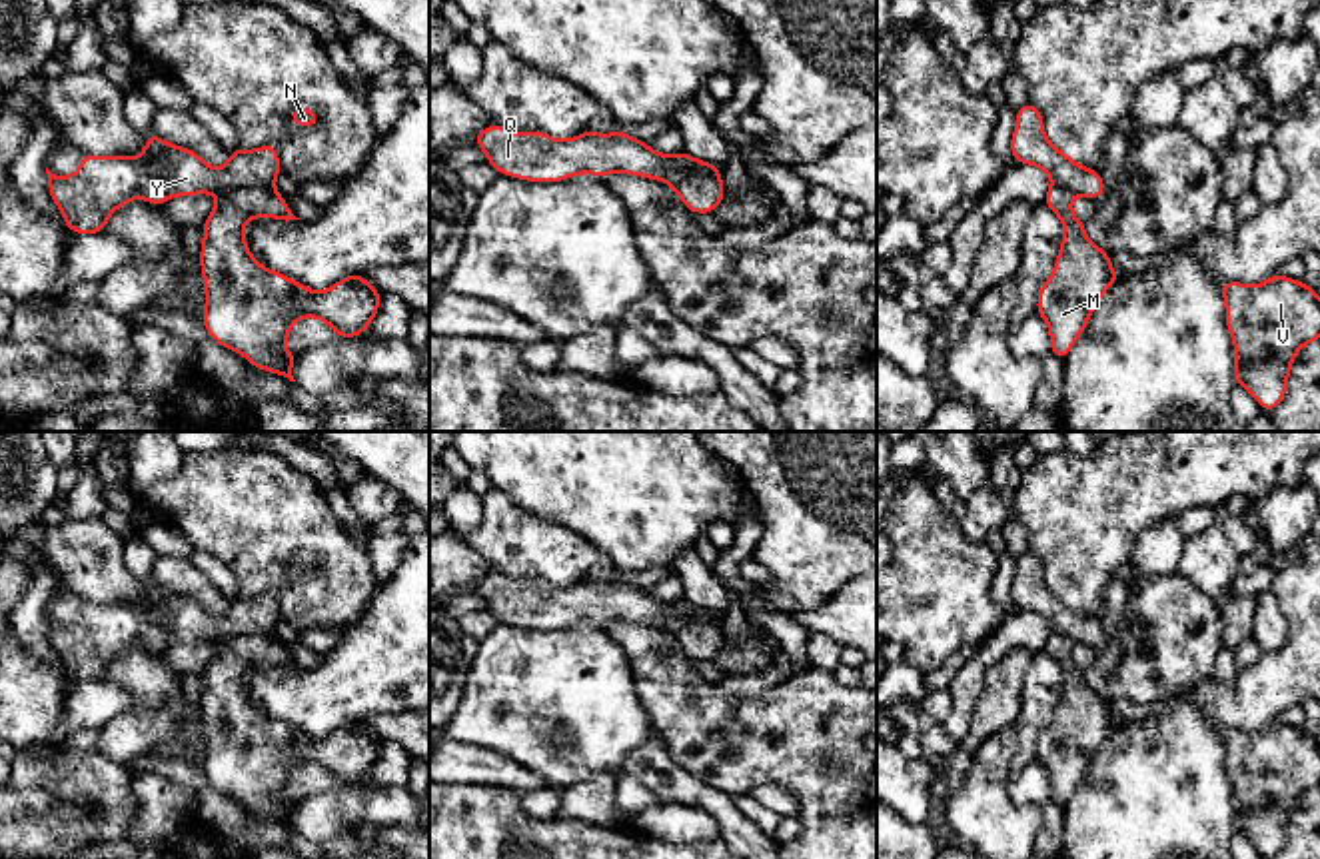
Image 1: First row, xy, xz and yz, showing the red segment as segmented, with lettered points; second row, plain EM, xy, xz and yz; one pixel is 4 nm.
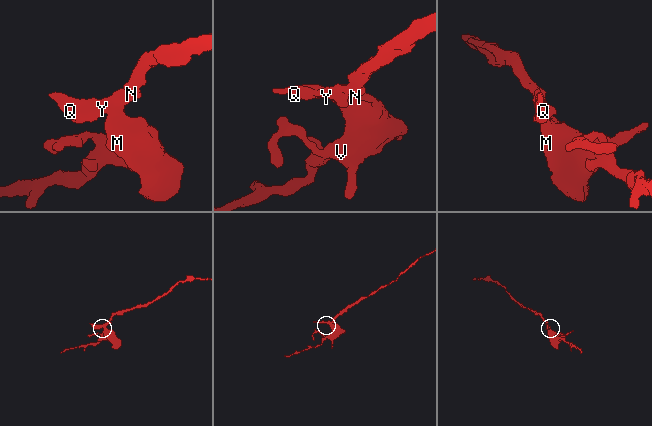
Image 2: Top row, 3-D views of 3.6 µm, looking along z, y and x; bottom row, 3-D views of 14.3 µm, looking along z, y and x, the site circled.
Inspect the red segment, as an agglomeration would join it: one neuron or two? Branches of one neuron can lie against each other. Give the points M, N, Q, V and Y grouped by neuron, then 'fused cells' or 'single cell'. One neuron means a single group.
M V / N Q Y | fused cells

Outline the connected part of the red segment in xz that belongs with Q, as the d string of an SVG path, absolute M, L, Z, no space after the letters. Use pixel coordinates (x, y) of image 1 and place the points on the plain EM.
M489 571L475 585L487 609L501 621L529 629L563 629L577 621L609 623L625 619L669 631L689 659L711 661L725 645L721 615L715 619L685 617L621 577L591 577L555 587L547 579L509 579Z

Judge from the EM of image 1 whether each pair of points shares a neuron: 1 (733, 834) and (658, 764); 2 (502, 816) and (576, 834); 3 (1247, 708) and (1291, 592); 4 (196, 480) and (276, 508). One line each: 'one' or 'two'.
1: one
2: one
3: one
4: one

